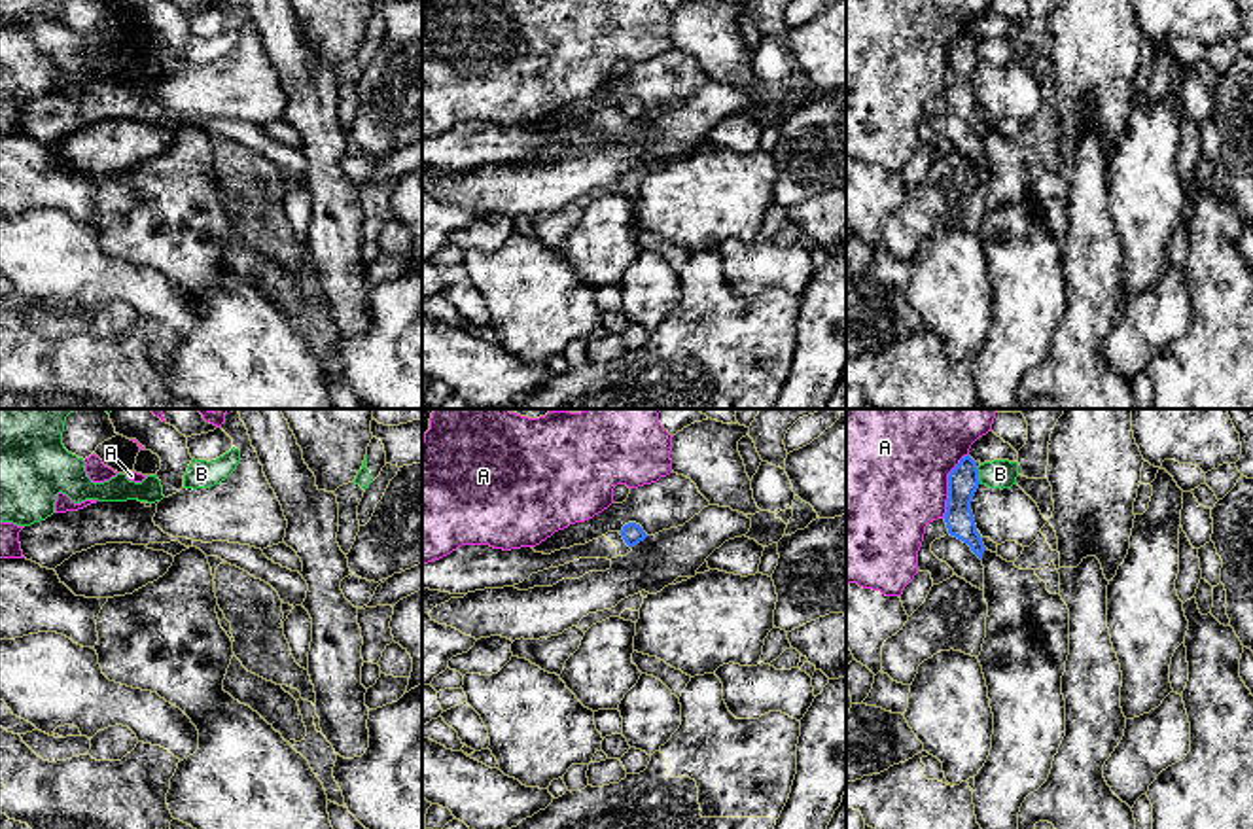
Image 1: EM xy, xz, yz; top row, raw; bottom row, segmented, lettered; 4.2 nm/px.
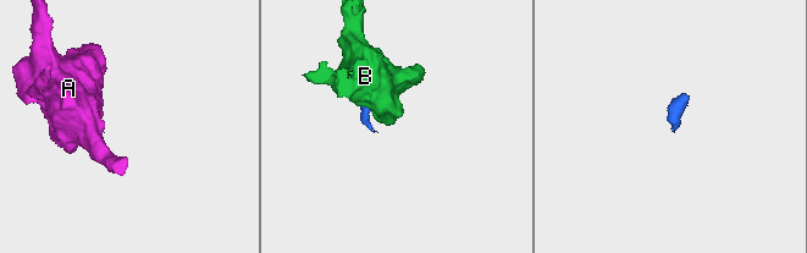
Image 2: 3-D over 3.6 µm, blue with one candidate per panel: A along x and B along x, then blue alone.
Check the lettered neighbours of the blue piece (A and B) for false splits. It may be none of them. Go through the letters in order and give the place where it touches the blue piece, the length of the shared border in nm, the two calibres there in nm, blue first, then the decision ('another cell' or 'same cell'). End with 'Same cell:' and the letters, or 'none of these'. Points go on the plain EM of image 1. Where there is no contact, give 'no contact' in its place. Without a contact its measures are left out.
A: yz (949, 61) | 300 nm | 130/480 nm | another cell
B: yz (977, 52) | 80 nm | 130/130 nm | another cell
Same cell: none of these

